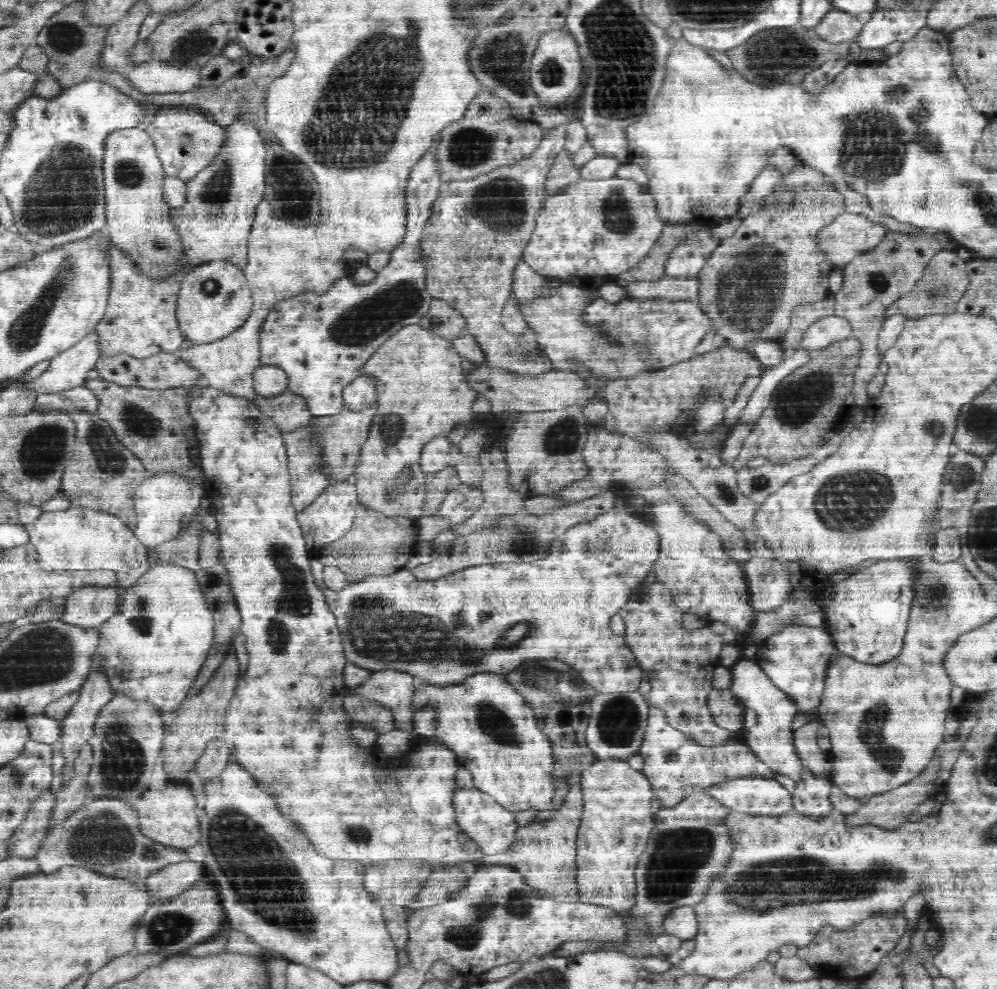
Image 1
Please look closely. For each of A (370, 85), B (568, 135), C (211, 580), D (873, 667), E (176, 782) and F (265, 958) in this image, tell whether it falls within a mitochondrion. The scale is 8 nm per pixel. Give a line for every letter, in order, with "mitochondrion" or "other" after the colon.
A: mitochondrion
B: other
C: mitochondrion
D: other
E: other
F: other

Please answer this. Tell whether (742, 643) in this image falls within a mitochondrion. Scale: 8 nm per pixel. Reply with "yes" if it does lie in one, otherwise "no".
no

